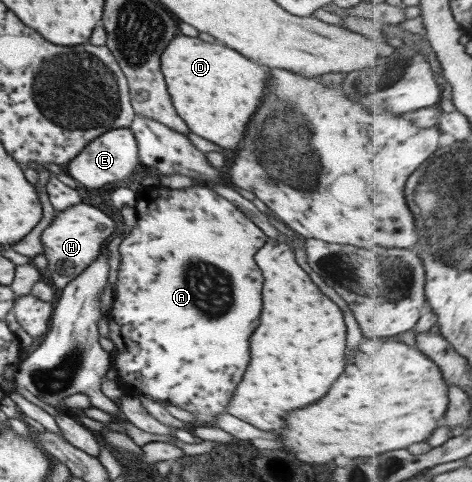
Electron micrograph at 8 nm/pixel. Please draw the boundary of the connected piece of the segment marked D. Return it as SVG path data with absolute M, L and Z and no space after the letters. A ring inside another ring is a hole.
M175 35L171 43L167 43L159 63L161 63L161 73L165 77L171 103L177 115L185 122L188 131L225 149L239 147L241 131L245 129L249 117L257 109L257 103L263 97L263 89L266 90L265 81L268 80L269 71L257 67L255 62L251 62L240 53L221 47L221 43L219 45L203 43L197 37L185 37L185 35Z

